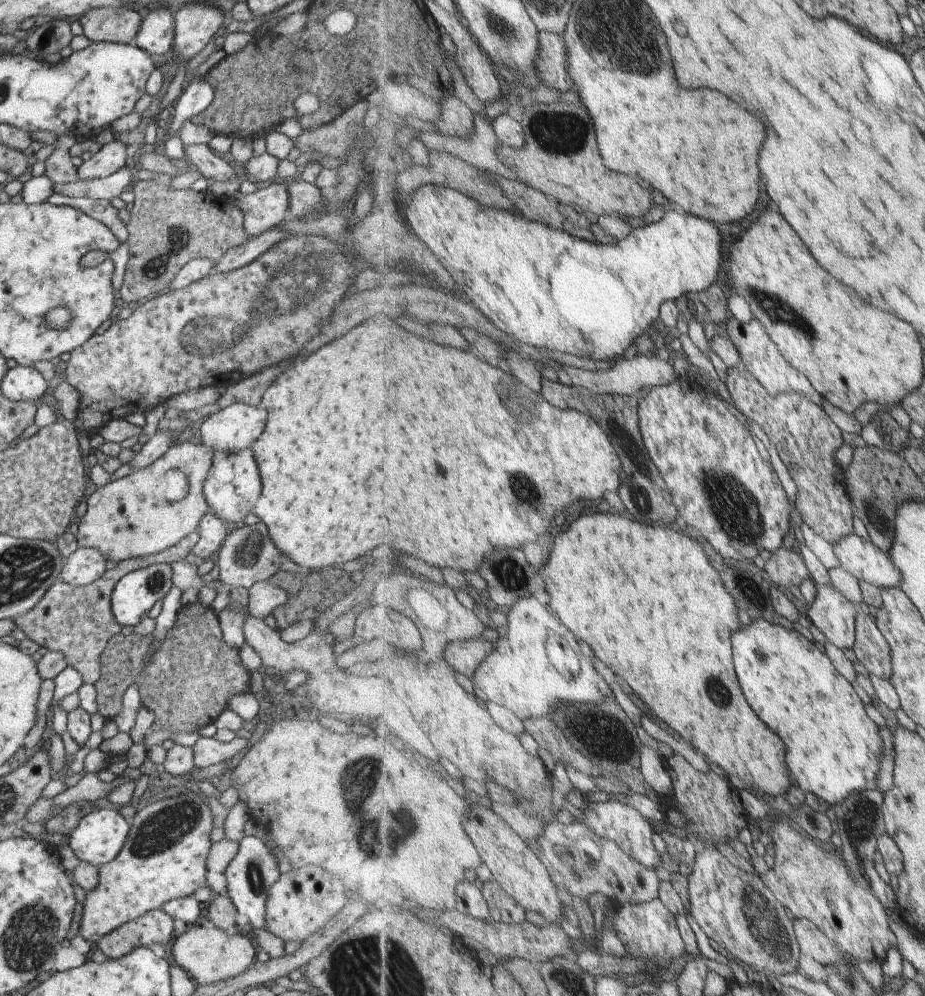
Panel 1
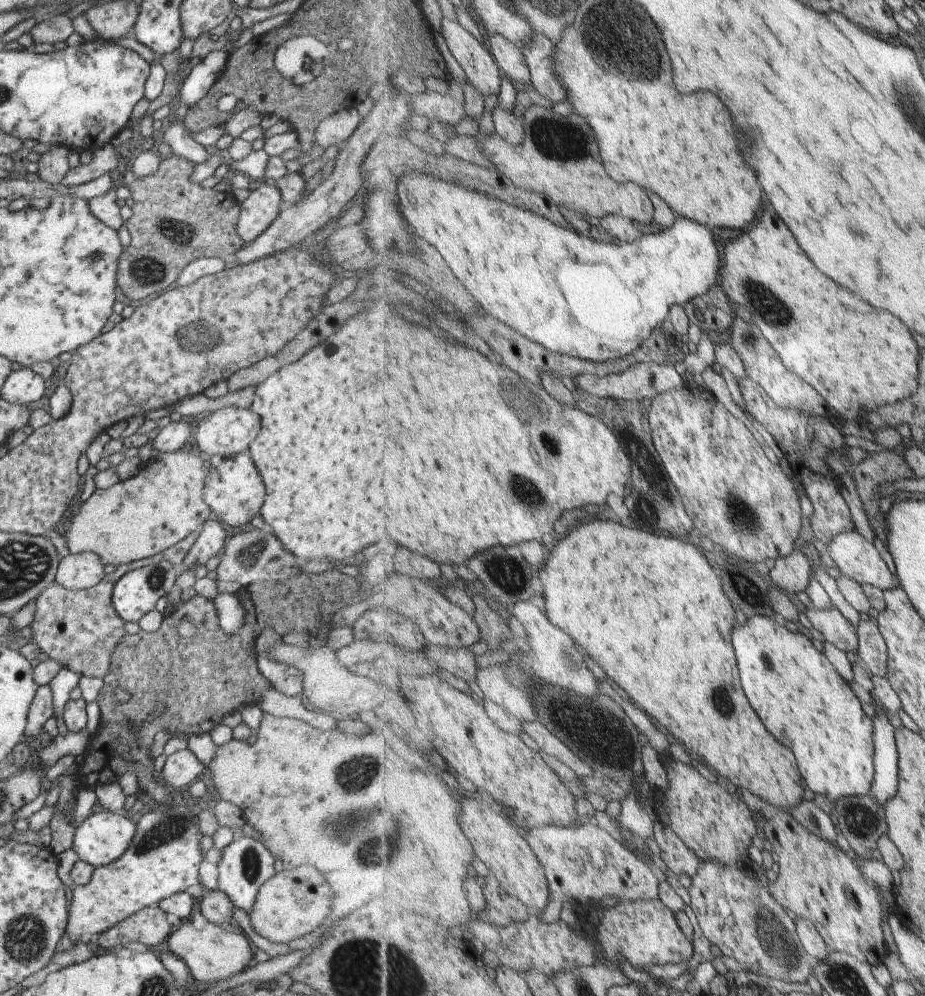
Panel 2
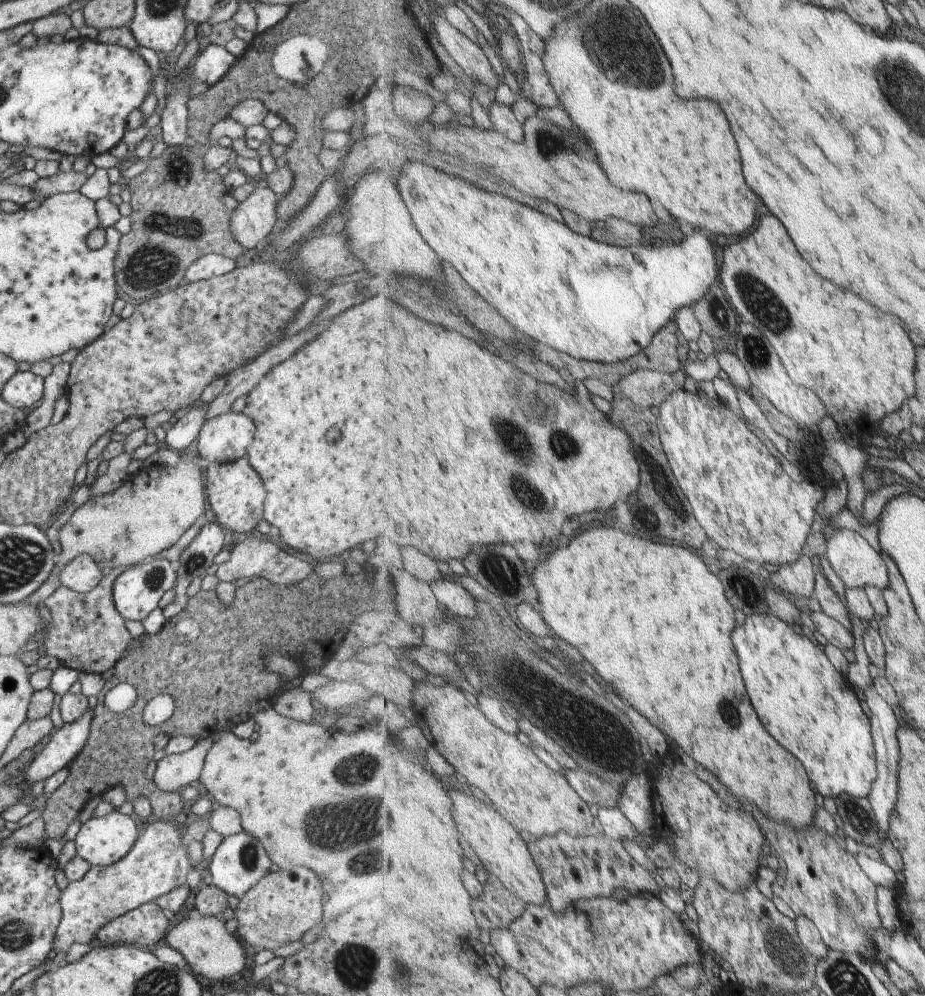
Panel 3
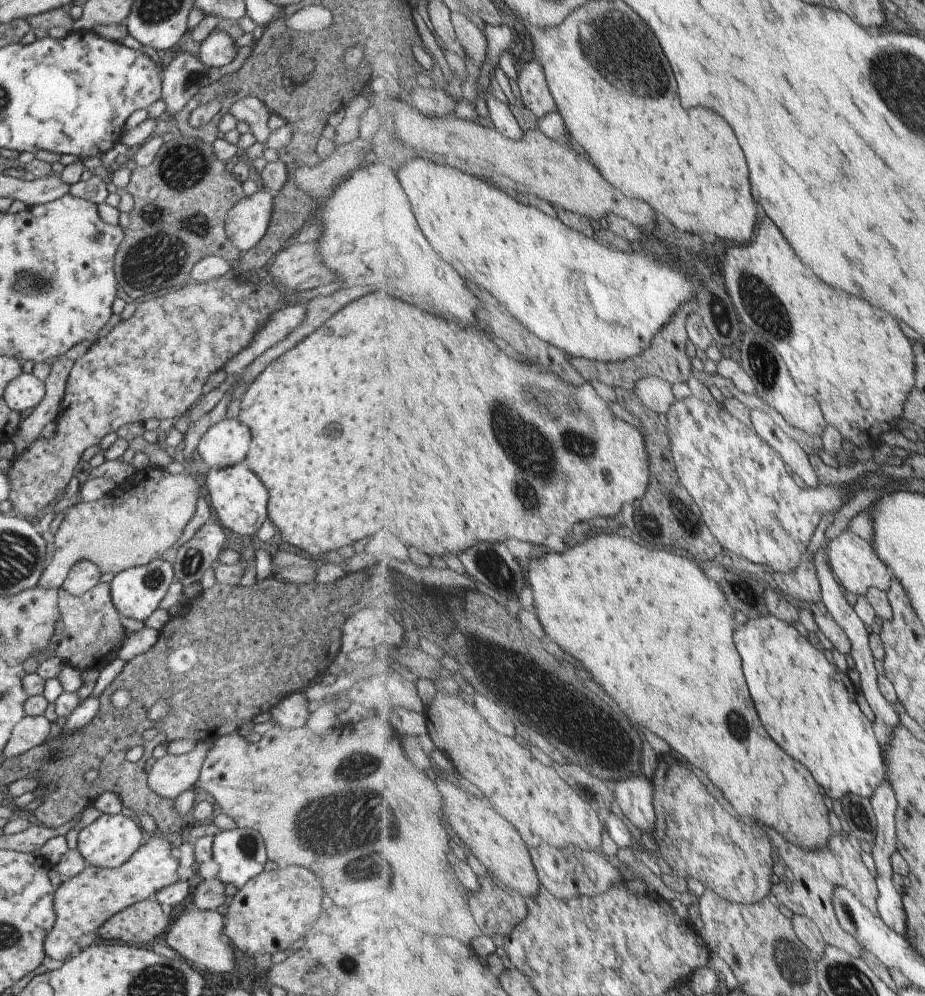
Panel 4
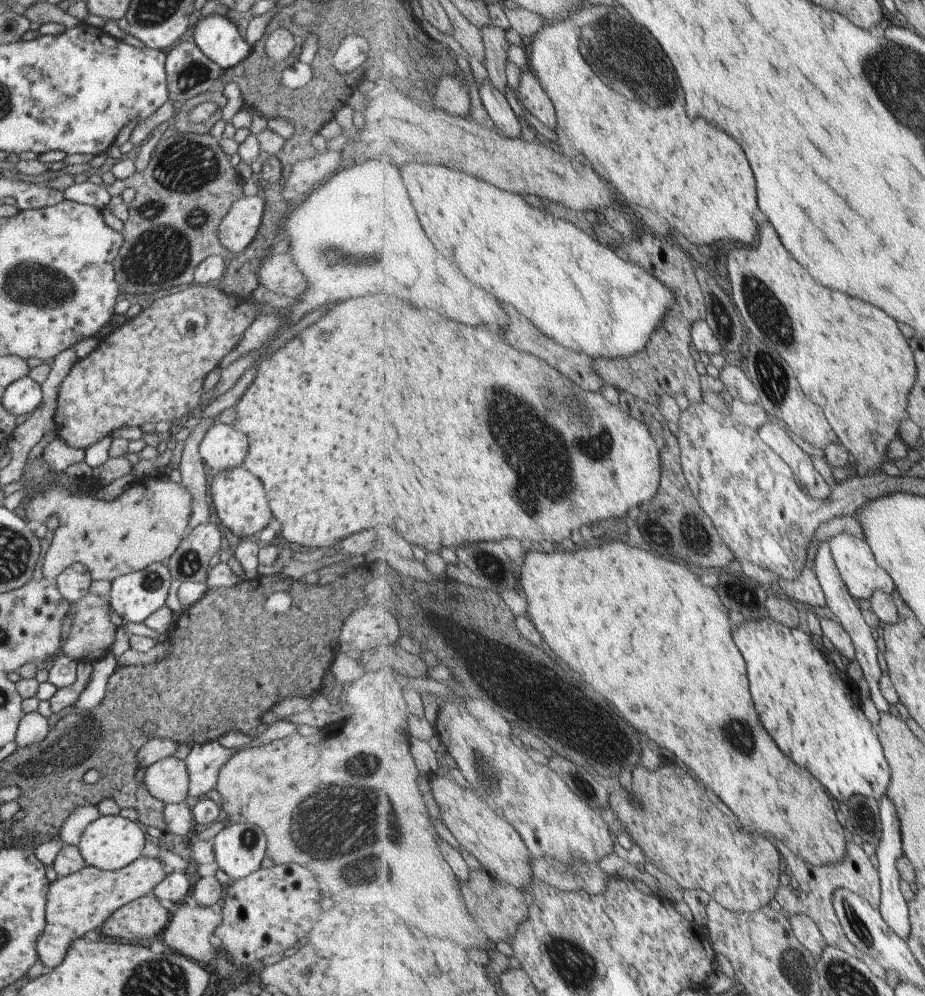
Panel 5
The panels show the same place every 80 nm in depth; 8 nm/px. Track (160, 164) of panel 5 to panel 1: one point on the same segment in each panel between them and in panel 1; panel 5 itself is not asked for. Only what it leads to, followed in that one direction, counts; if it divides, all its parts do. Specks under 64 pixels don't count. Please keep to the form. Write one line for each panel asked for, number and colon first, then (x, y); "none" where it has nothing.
1: (167, 227)
2: (175, 221)
3: (180, 211)
4: (180, 201)

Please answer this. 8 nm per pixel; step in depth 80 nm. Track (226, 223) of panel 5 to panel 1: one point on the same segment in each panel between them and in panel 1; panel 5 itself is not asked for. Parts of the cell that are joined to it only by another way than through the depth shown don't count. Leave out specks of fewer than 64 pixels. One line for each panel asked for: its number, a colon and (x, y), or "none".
1: (264, 208)
2: (261, 207)
3: (251, 221)
4: (247, 221)

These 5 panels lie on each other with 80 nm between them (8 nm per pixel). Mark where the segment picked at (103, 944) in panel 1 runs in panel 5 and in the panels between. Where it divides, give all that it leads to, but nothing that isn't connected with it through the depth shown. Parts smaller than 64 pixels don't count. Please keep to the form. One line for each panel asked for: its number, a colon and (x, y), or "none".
2: (150, 924)
3: (147, 922)
4: (135, 924)
5: (144, 918)

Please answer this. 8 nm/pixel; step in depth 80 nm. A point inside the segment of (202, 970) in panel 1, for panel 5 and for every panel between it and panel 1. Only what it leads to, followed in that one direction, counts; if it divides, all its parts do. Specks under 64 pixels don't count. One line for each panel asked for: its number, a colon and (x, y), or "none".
2: (211, 954)
3: (210, 951)
4: (197, 936)
5: (188, 932)

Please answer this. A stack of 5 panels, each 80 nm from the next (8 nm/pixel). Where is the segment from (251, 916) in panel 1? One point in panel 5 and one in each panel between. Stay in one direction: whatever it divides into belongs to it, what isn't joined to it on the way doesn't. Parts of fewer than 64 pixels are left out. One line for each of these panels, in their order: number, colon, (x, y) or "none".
2: (245, 864)
3: (240, 861)
4: (239, 854)
5: (238, 850)

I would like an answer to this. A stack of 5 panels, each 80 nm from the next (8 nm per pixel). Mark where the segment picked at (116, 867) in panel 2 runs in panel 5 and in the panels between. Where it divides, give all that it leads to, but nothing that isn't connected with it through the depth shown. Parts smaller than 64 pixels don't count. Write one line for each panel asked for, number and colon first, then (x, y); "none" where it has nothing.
3: (157, 862)
4: (83, 903)
5: (80, 902)

